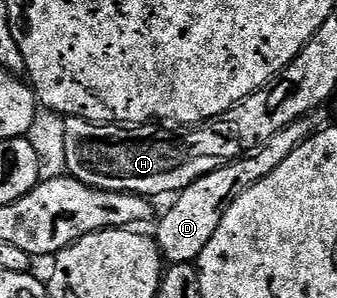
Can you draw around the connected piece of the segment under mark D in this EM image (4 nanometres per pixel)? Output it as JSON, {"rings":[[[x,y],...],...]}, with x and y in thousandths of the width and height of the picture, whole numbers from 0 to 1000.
{"rings":[[[899,396],[866,409],[831,450],[810,456],[792,483],[777,487],[763,510],[742,513],[739,523],[721,523],[712,537],[688,537],[662,547],[656,564],[632,564],[623,577],[605,581],[582,611],[570,611],[546,641],[525,648],[516,688],[496,705],[466,742],[469,779],[463,802],[469,829],[481,836],[481,856],[504,886],[558,886],[585,876],[588,859],[629,812],[629,792],[653,758],[677,691],[712,651],[783,597],[807,584],[813,570],[872,503],[887,497],[902,473],[926,450],[923,406]]]}

